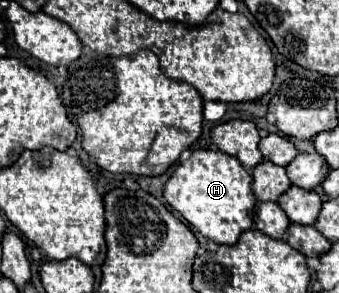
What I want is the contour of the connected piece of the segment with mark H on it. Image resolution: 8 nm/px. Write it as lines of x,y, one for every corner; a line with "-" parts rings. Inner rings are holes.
200,148
172,172
164,186
164,198
204,238
214,240
216,244
234,244
238,236
252,226
256,196
250,182
250,172
236,156

